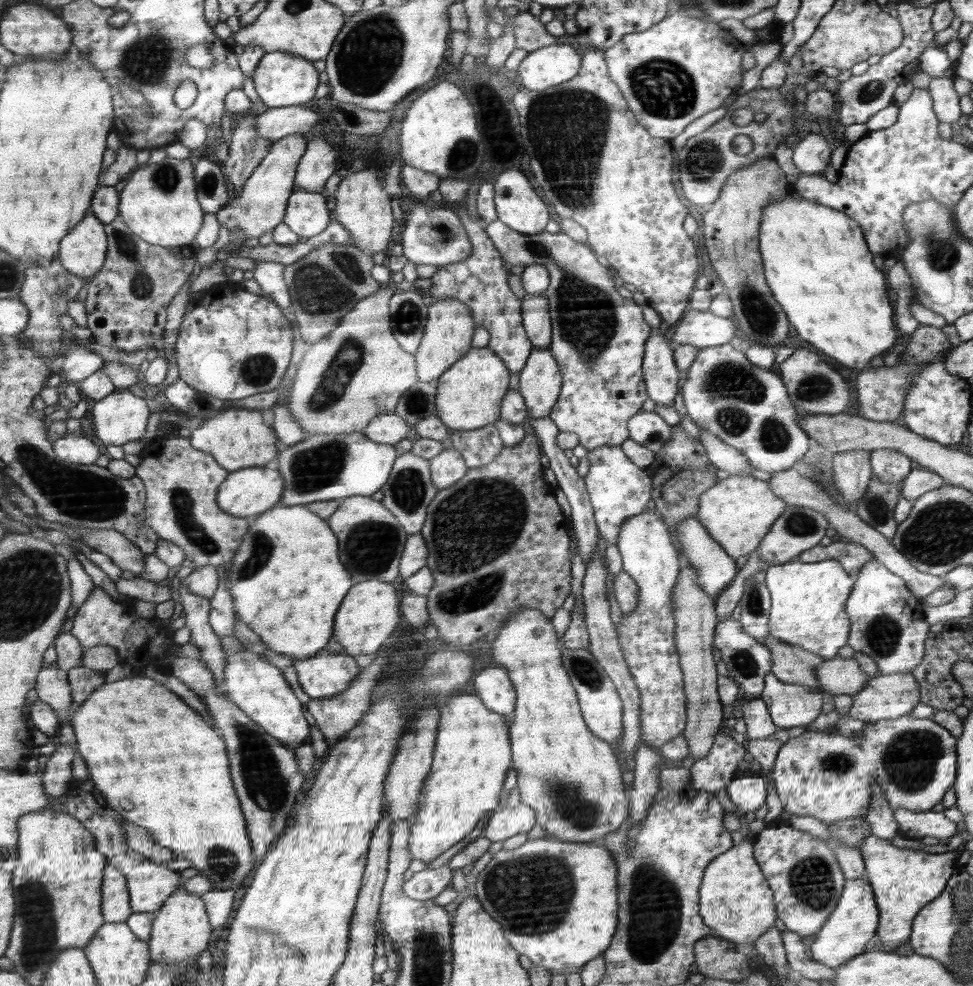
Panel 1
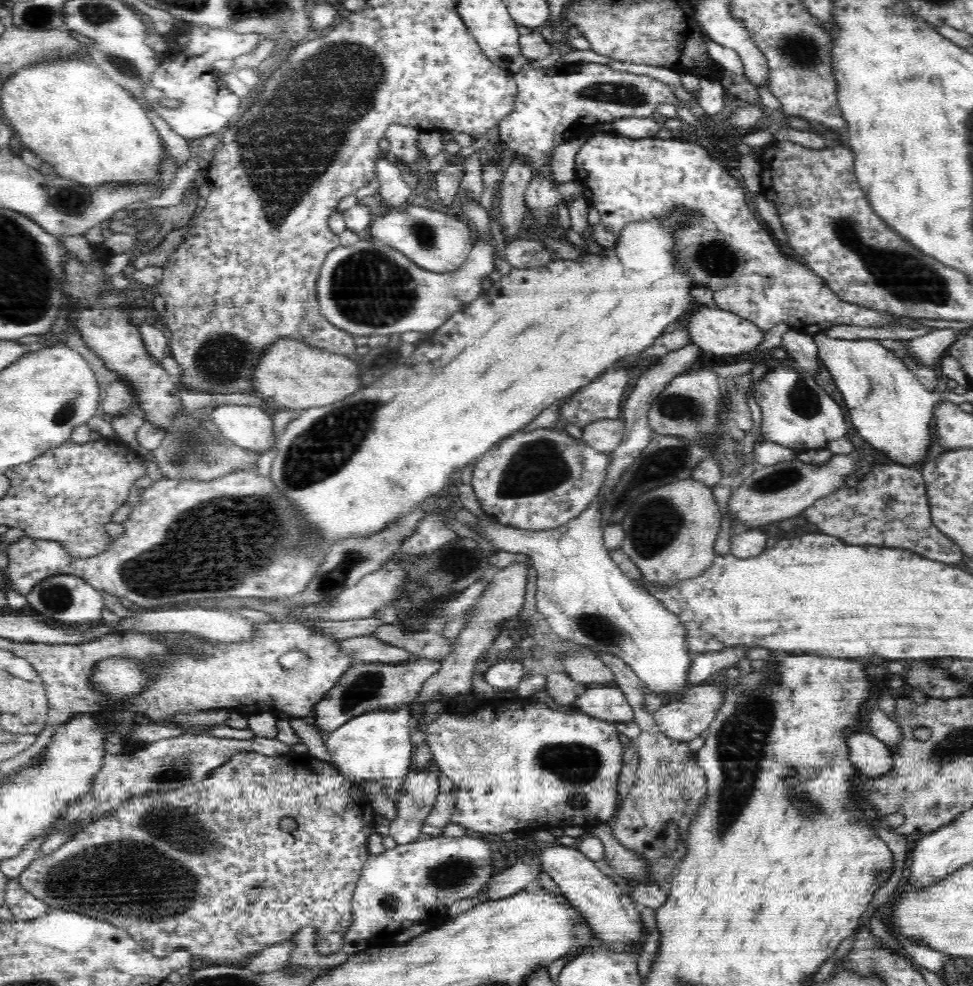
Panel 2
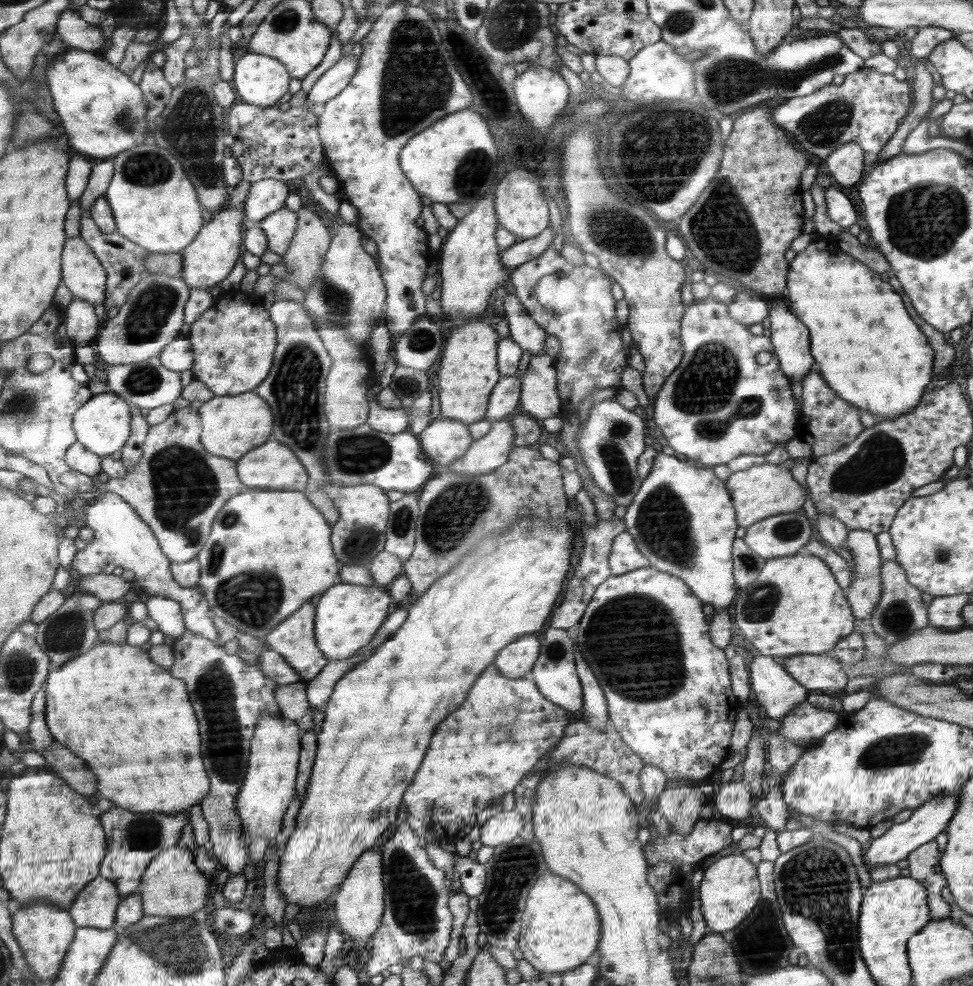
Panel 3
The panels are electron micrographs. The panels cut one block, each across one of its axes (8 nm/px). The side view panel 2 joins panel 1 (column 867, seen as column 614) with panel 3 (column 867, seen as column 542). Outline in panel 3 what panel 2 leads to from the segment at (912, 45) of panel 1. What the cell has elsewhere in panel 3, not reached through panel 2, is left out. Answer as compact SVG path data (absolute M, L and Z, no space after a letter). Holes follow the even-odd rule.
M864 66L846 76L841 86L831 83L808 96L779 102L770 120L785 128L797 147L812 156L824 160L844 144L858 143L864 150L864 166L872 166L907 116L910 92L908 80L897 80L893 74L884 75Z

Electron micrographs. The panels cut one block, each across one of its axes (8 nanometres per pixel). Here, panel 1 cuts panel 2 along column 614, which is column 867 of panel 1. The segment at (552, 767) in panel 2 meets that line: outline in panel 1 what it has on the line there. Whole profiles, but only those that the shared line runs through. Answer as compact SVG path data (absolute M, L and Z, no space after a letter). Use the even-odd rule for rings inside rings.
M912 713L905 714L900 718L896 719L886 719L880 720L872 723L866 723L865 727L860 733L855 734L855 736L844 736L840 733L827 734L826 732L819 730L807 730L803 732L800 736L787 740L778 751L773 769L771 770L771 778L774 780L774 784L776 786L776 792L781 800L783 810L787 810L792 815L798 816L806 816L812 815L825 822L826 824L834 824L838 823L841 820L846 819L864 819L867 816L867 812L870 811L871 804L871 786L872 785L880 785L883 788L883 791L886 793L886 798L888 802L891 804L891 807L895 811L896 809L908 809L911 811L915 810L928 810L932 808L934 804L938 804L940 800L942 800L942 796L944 796L944 792L948 790L948 788L936 788L936 794L922 794L922 790L932 782L932 774L934 774L934 766L936 766L936 760L946 752L946 750L950 750L950 748L954 748L954 744L956 744L956 737L948 732L947 728L944 728L943 725L938 724L932 718L924 718L924 719L916 719L912 716Z

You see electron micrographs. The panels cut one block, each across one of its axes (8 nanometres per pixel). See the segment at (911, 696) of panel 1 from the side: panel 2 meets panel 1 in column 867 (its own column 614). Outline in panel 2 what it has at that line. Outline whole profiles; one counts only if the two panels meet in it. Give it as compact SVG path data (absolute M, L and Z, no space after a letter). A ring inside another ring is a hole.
M616 681L606 685L589 686L576 700L574 708L610 723L634 720L632 707Z

